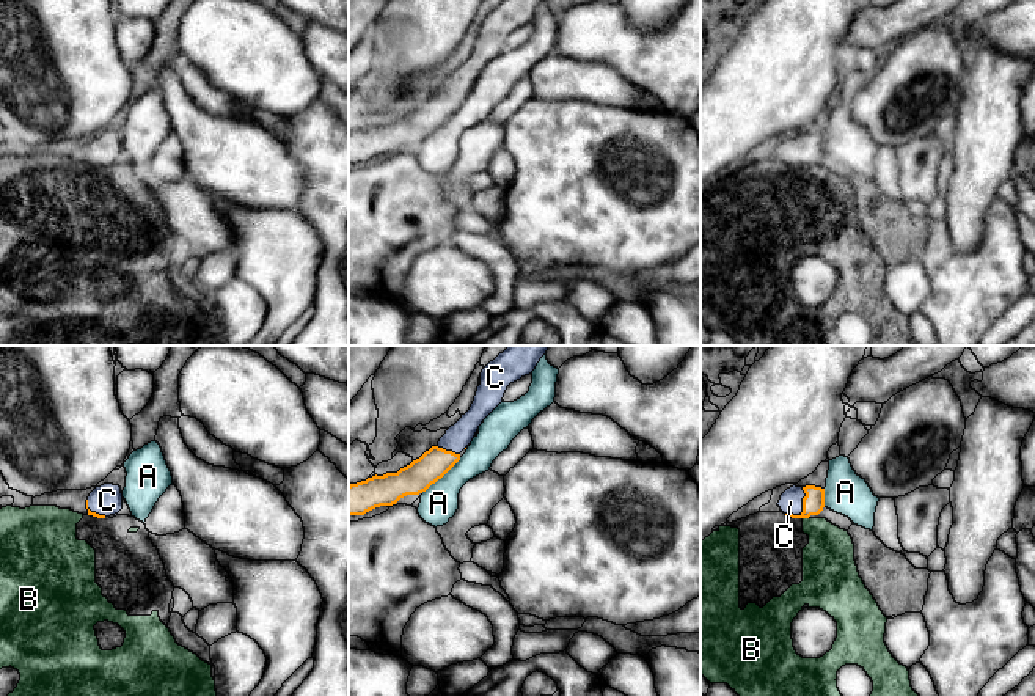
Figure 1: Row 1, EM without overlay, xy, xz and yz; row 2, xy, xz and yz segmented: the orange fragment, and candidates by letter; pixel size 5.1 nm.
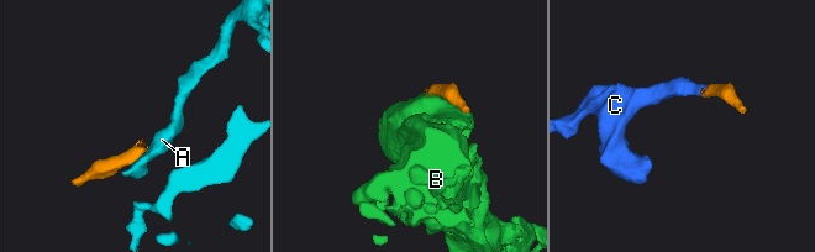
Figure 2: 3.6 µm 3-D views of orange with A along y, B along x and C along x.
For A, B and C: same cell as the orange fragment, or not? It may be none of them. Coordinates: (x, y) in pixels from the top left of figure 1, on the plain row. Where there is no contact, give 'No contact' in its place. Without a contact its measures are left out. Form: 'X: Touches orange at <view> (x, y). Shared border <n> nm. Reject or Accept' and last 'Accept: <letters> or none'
A: Touches orange at xz (440, 126). Shared border 280 nm. Reject
B: Touches orange at yz (806, 165). Shared border 40 nm. Reject
C: Touches orange at yz (803, 156). Shared border 170 nm. Accept
Accept: C

